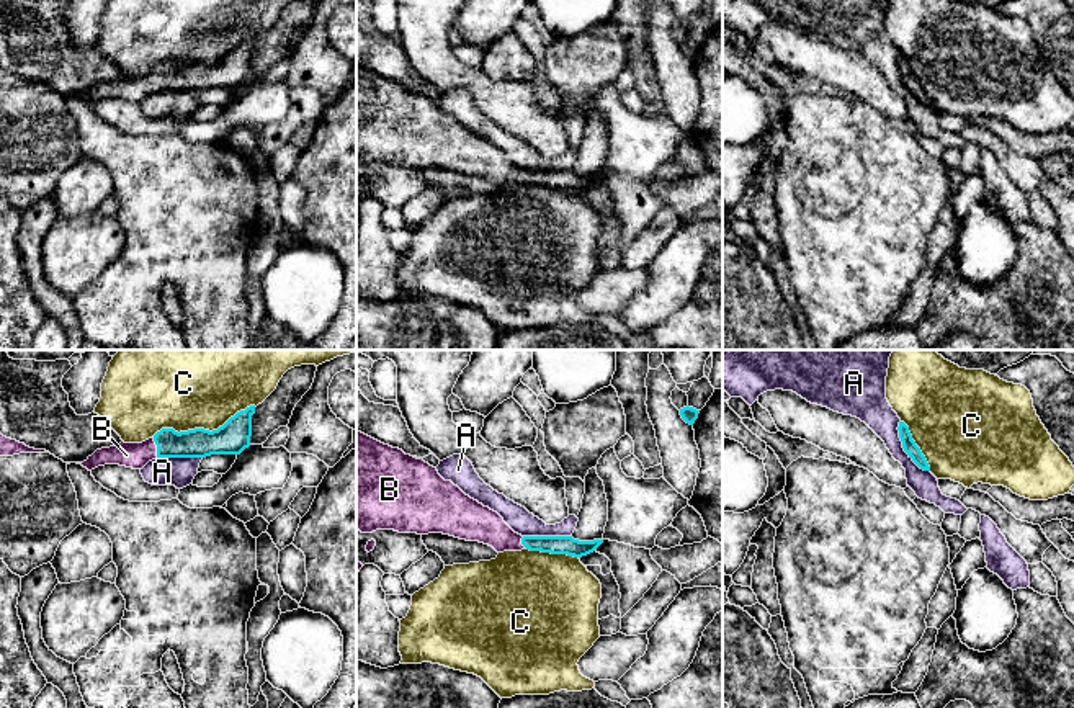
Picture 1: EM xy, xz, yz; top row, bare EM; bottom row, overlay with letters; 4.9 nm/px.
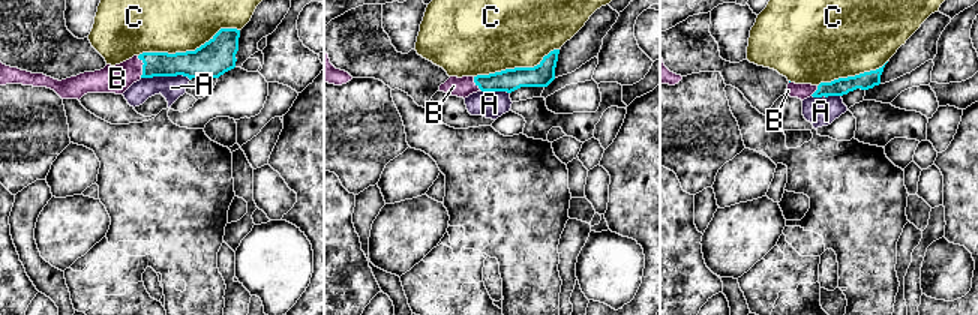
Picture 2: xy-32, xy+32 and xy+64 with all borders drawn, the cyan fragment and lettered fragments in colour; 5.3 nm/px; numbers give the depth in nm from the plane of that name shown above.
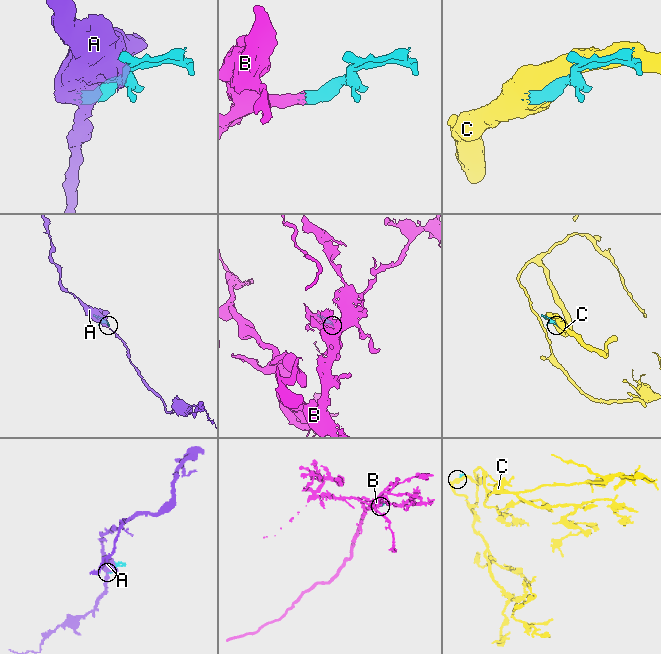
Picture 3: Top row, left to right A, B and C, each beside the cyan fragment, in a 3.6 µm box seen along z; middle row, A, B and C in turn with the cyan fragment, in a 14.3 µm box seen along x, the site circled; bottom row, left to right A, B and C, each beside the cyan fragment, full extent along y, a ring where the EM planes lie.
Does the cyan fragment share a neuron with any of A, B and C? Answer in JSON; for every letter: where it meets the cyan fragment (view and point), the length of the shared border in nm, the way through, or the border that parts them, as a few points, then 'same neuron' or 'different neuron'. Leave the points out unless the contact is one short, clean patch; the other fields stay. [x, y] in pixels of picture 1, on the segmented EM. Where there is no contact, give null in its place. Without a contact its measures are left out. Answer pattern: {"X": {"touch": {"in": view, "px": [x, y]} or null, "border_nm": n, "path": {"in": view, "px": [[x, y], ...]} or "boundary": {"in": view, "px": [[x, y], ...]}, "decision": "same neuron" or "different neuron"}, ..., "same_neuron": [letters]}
{"A": {"touch": {"in": "yz", "px": [903, 447]}, "border_nm": 300, "decision": "different neuron"}, "B": {"touch": {"in": "xy", "px": [157, 447]}, "border_nm": 110, "path": {"in": "xy", "px": [[195, 443], [157, 447], [131, 455]]}, "decision": "same neuron"}, "C": {"touch": {"in": "xy", "px": [203, 429]}, "border_nm": 550, "decision": "different neuron"}, "same_neuron": ["B"]}

